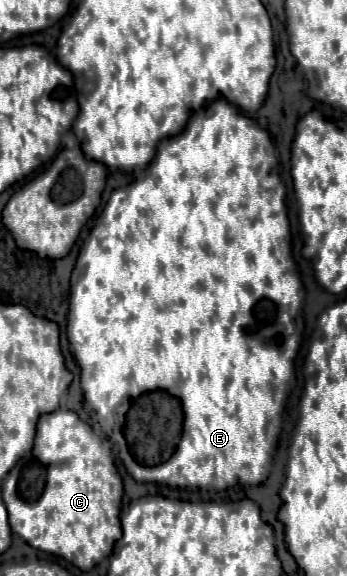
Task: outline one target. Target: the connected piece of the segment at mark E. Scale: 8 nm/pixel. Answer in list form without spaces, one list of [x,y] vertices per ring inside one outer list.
[[[217,99],[205,105],[203,109],[193,113],[183,133],[163,139],[159,143],[159,149],[147,167],[147,175],[141,181],[129,187],[115,189],[111,193],[97,224],[80,248],[75,269],[71,273],[67,337],[75,361],[81,367],[81,389],[85,395],[83,397],[85,403],[93,409],[93,417],[103,425],[105,435],[113,441],[115,457],[123,463],[129,475],[135,481],[139,481],[137,483],[145,481],[145,483],[158,484],[160,489],[161,486],[169,485],[168,487],[172,489],[186,490],[189,495],[189,500],[186,501],[190,502],[224,502],[224,499],[226,502],[232,498],[232,490],[229,491],[231,487],[233,487],[233,502],[237,502],[241,500],[238,495],[242,489],[240,487],[265,481],[271,469],[271,459],[280,432],[283,401],[287,399],[287,393],[291,389],[293,359],[297,349],[285,349],[285,343],[291,337],[301,339],[303,287],[299,283],[299,273],[291,253],[285,187],[273,165],[275,159],[271,151],[273,151],[273,143],[267,131],[261,129],[253,119],[247,119],[237,107],[233,107],[225,99]]]

